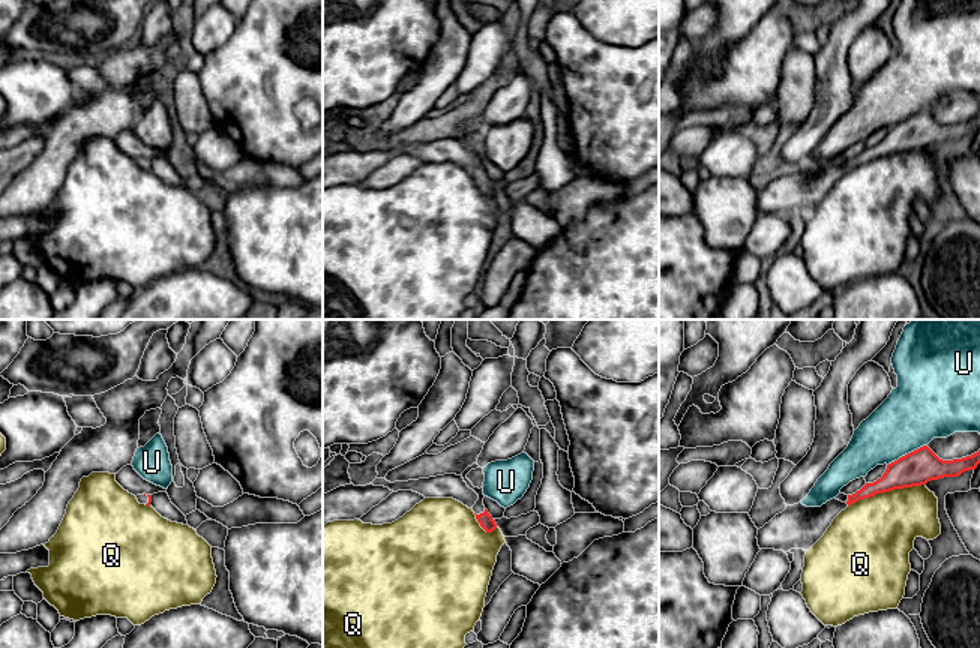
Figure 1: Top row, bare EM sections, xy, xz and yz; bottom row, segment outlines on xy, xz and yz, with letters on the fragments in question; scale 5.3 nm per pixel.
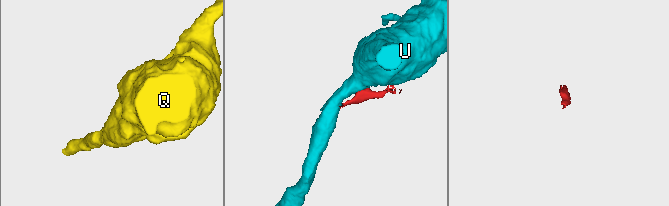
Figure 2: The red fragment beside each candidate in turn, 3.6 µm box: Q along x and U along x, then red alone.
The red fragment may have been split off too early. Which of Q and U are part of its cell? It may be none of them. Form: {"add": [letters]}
{"add": []}

